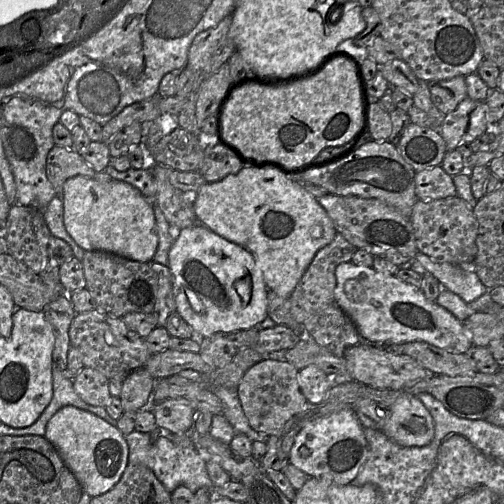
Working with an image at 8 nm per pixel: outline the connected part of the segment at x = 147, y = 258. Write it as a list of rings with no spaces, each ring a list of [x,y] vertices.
[[[78,175],[63,186],[64,225],[85,251],[104,251],[138,262],[151,262],[158,247],[154,209],[131,184],[113,180],[98,182]]]

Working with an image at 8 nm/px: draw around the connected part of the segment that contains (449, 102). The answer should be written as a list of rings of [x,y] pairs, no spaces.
[[[465,76],[428,82],[431,100],[437,109],[447,115],[468,97]]]

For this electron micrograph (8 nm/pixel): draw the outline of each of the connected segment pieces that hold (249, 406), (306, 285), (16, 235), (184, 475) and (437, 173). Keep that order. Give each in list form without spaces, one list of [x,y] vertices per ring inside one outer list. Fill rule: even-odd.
[[[266,358],[257,362],[243,375],[237,393],[250,426],[266,436],[278,434],[307,403],[299,387],[298,370],[287,360]]]
[[[341,234],[321,248],[313,258],[309,267],[288,297],[281,297],[269,291],[267,294],[267,313],[277,325],[286,325],[293,329],[304,329],[304,324],[319,311],[334,303],[336,286],[335,269],[344,262],[351,262],[357,248],[349,243]]]
[[[14,204],[7,218],[6,252],[36,274],[42,272],[49,260],[48,244],[52,236],[43,210]]]
[[[133,431],[125,436],[129,447],[128,464],[144,465],[155,474],[168,492],[172,492],[180,485],[187,487],[195,493],[199,488],[205,487],[216,494],[216,488],[211,482],[205,463],[205,456],[201,449],[185,448],[175,444],[168,436],[159,436],[152,441],[150,433]]]
[[[441,166],[416,172],[415,192],[418,199],[423,201],[457,195],[453,176],[447,174]]]

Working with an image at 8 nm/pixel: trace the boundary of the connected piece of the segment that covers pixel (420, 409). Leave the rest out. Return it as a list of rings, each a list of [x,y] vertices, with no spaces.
[[[406,394],[395,400],[389,408],[384,434],[403,447],[423,447],[434,437],[434,421],[417,396]]]

